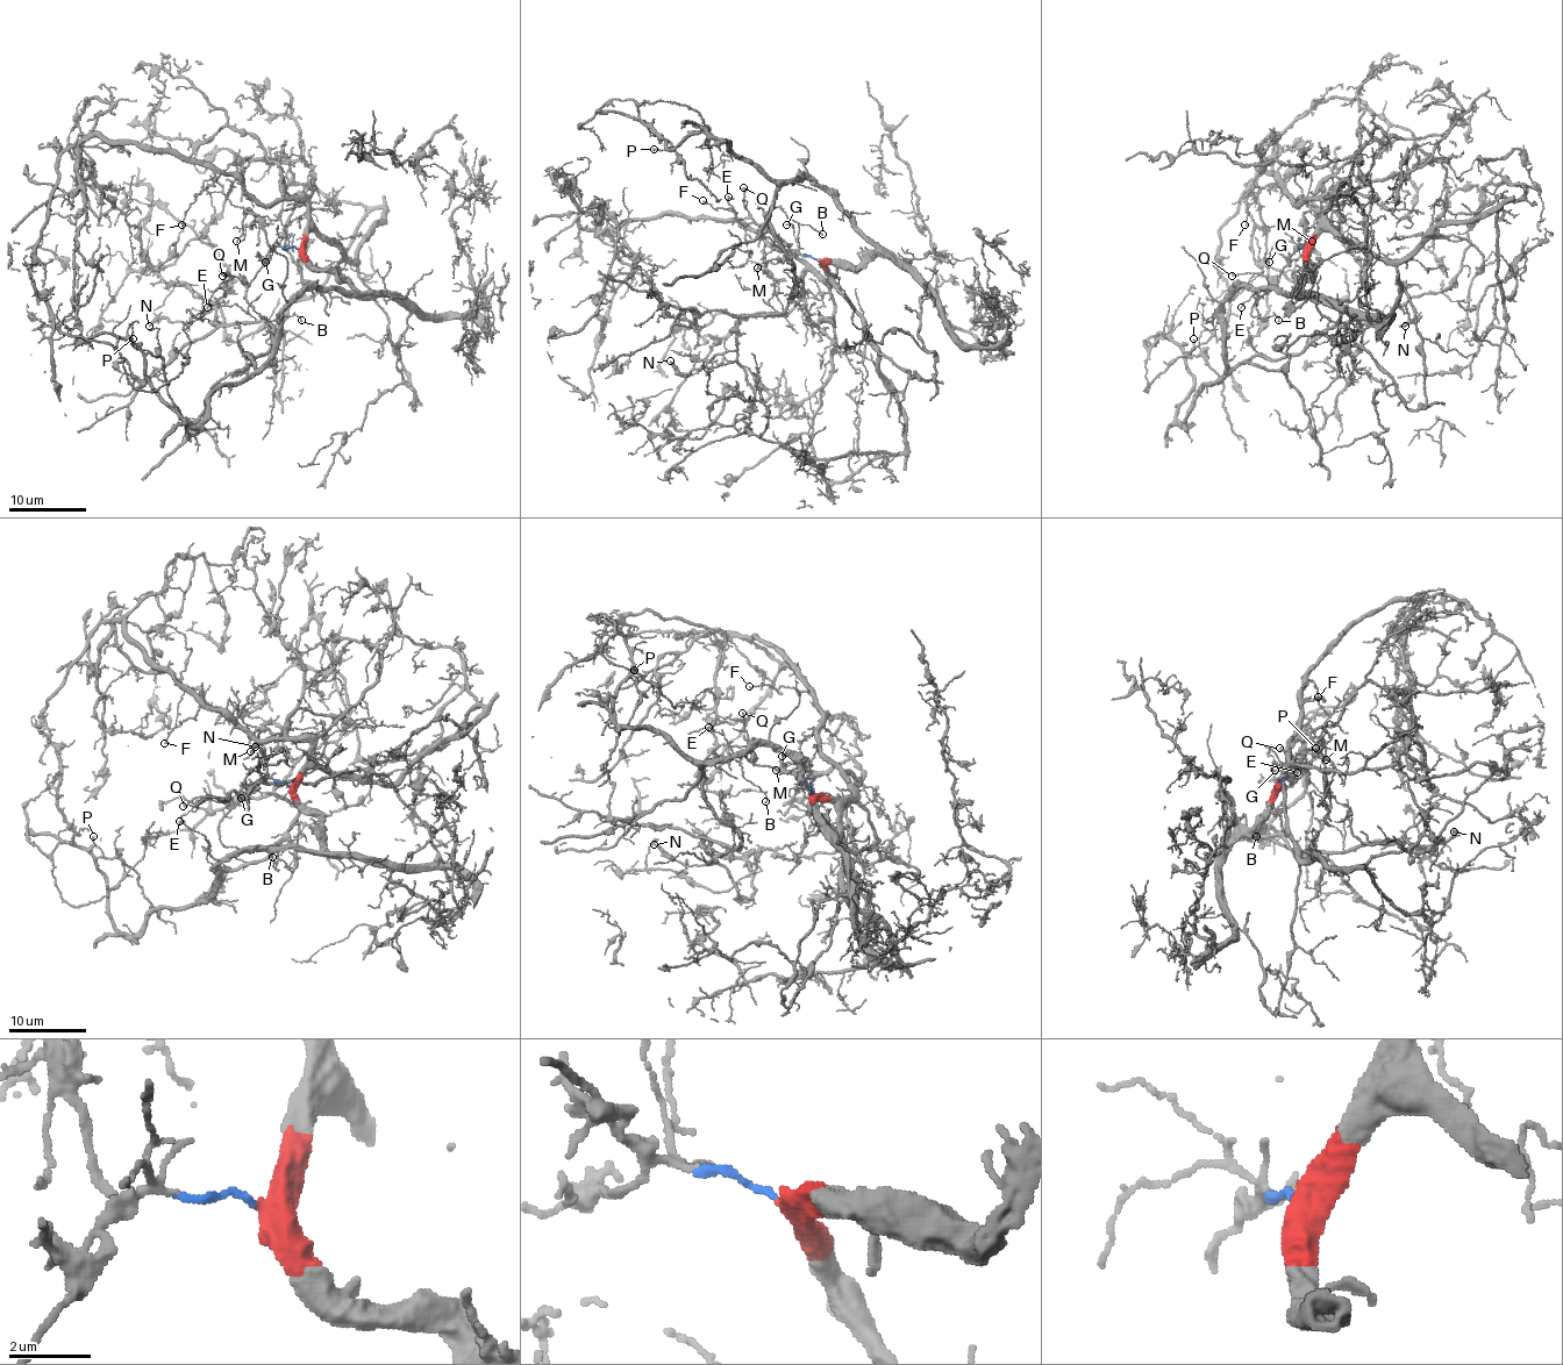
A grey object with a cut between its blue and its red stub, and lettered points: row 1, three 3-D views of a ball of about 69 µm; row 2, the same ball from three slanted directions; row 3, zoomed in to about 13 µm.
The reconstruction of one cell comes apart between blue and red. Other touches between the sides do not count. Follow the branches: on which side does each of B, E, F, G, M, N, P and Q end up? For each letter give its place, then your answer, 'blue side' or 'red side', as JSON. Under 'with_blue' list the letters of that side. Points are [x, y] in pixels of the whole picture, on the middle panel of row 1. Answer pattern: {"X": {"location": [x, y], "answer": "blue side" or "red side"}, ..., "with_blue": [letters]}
{"B": {"location": [822, 234], "answer": "blue side"}, "E": {"location": [728, 197], "answer": "blue side"}, "F": {"location": [703, 200], "answer": "red side"}, "G": {"location": [786, 224], "answer": "blue side"}, "M": {"location": [757, 268], "answer": "blue side"}, "N": {"location": [670, 361], "answer": "red side"}, "P": {"location": [654, 149], "answer": "red side"}, "Q": {"location": [743, 187], "answer": "blue side"}, "with_blue": ["B", "E", "G", "M", "Q"]}

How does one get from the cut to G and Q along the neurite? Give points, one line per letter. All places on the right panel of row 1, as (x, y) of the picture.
G: (1304, 248), (1293, 242), (1276, 245), (1270, 251), (1270, 261)
Q: (1304, 248), (1298, 245), (1277, 280), (1253, 272), (1230, 274)

